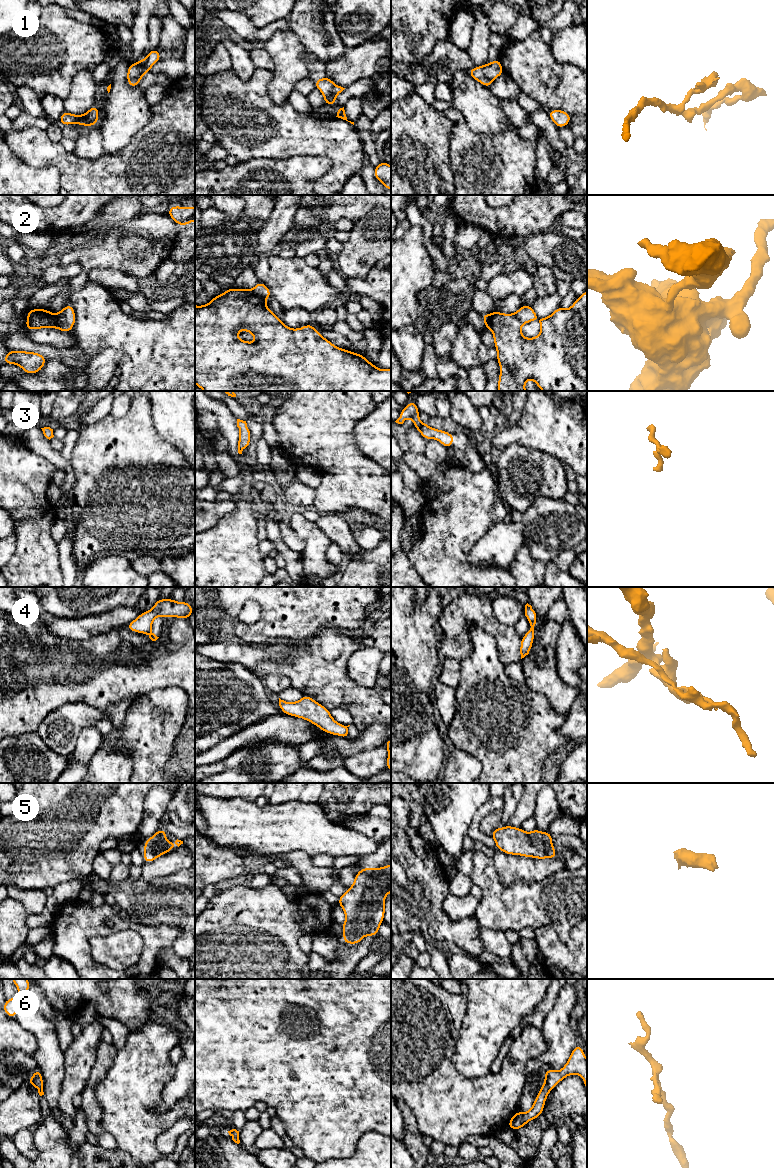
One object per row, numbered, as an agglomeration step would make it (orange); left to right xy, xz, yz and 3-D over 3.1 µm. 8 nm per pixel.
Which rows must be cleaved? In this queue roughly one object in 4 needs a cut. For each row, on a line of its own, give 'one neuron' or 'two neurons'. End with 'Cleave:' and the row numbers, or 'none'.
1: two neurons
2: two neurons
3: one neuron
4: two neurons
5: one neuron
6: one neuron
Cleave: 1, 2, 4

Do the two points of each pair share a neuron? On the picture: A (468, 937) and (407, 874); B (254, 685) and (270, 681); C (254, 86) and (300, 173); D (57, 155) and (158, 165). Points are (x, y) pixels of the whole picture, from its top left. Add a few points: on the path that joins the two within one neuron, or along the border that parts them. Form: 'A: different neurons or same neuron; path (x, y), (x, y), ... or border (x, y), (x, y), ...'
A: same neuron; path (449, 930), (413, 893)
B: different neurons; border (262, 681), (267, 689)
C: different neurons; border (316, 157), (292, 156), (285, 159), (269, 159)
D: same neuron; path (82, 169), (133, 169)

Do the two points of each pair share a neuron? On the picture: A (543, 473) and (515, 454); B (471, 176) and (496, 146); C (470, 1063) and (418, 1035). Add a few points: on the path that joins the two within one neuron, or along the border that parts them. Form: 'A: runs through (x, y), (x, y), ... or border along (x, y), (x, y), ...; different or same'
A: runs through (536, 473), (522, 461); same
B: runs through (478, 169), (494, 153); same
C: border along (459, 1031), (452, 1063), (464, 1075); different

